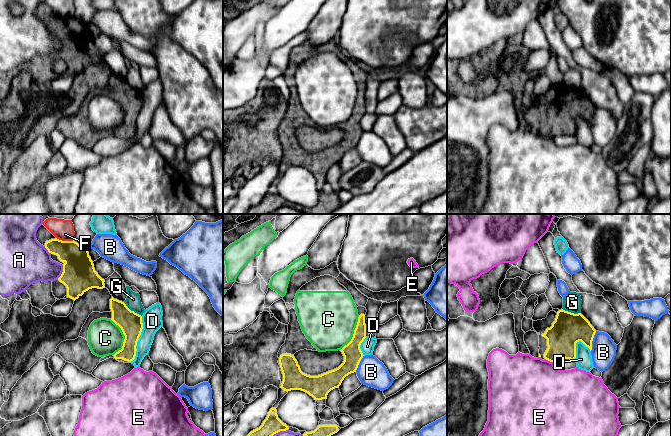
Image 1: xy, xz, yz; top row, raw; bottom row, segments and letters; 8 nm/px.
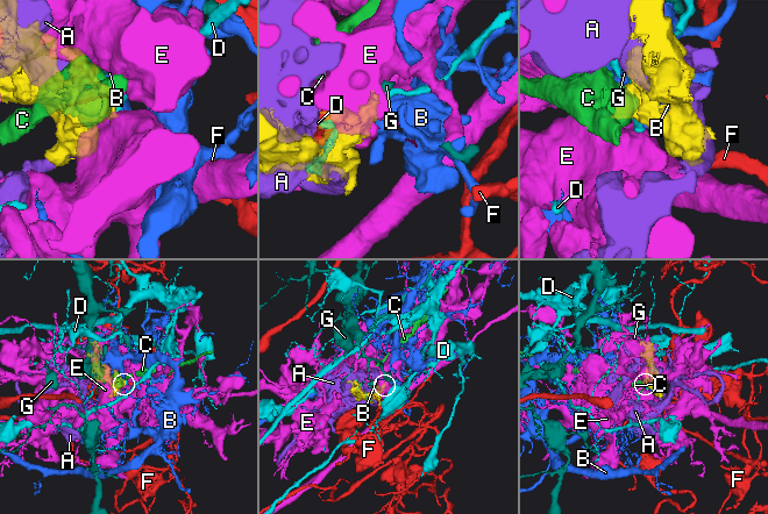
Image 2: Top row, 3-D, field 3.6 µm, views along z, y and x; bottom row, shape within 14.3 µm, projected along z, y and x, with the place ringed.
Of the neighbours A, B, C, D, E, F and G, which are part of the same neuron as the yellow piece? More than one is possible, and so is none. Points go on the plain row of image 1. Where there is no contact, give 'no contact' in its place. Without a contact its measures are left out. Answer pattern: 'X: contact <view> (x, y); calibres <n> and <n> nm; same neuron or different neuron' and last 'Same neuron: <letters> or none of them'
A: contact xy (62, 48); calibres 260 and 300 nm; different neuron
B: contact yz (592, 116); calibres 260 and 200 nm; different neuron
C: contact xy (125, 113); calibres 180 and 280 nm; different neuron
D: contact xy (138, 115); calibres 180 and 160 nm; different neuron
E: contact yz (549, 136); calibres 240 and 460 nm; different neuron
F: contact xy (65, 17); calibres 260 and 140 nm; different neuron
G: contact xy (132, 87); calibres 180 and 120 nm; different neuron
Same neuron: none of them

